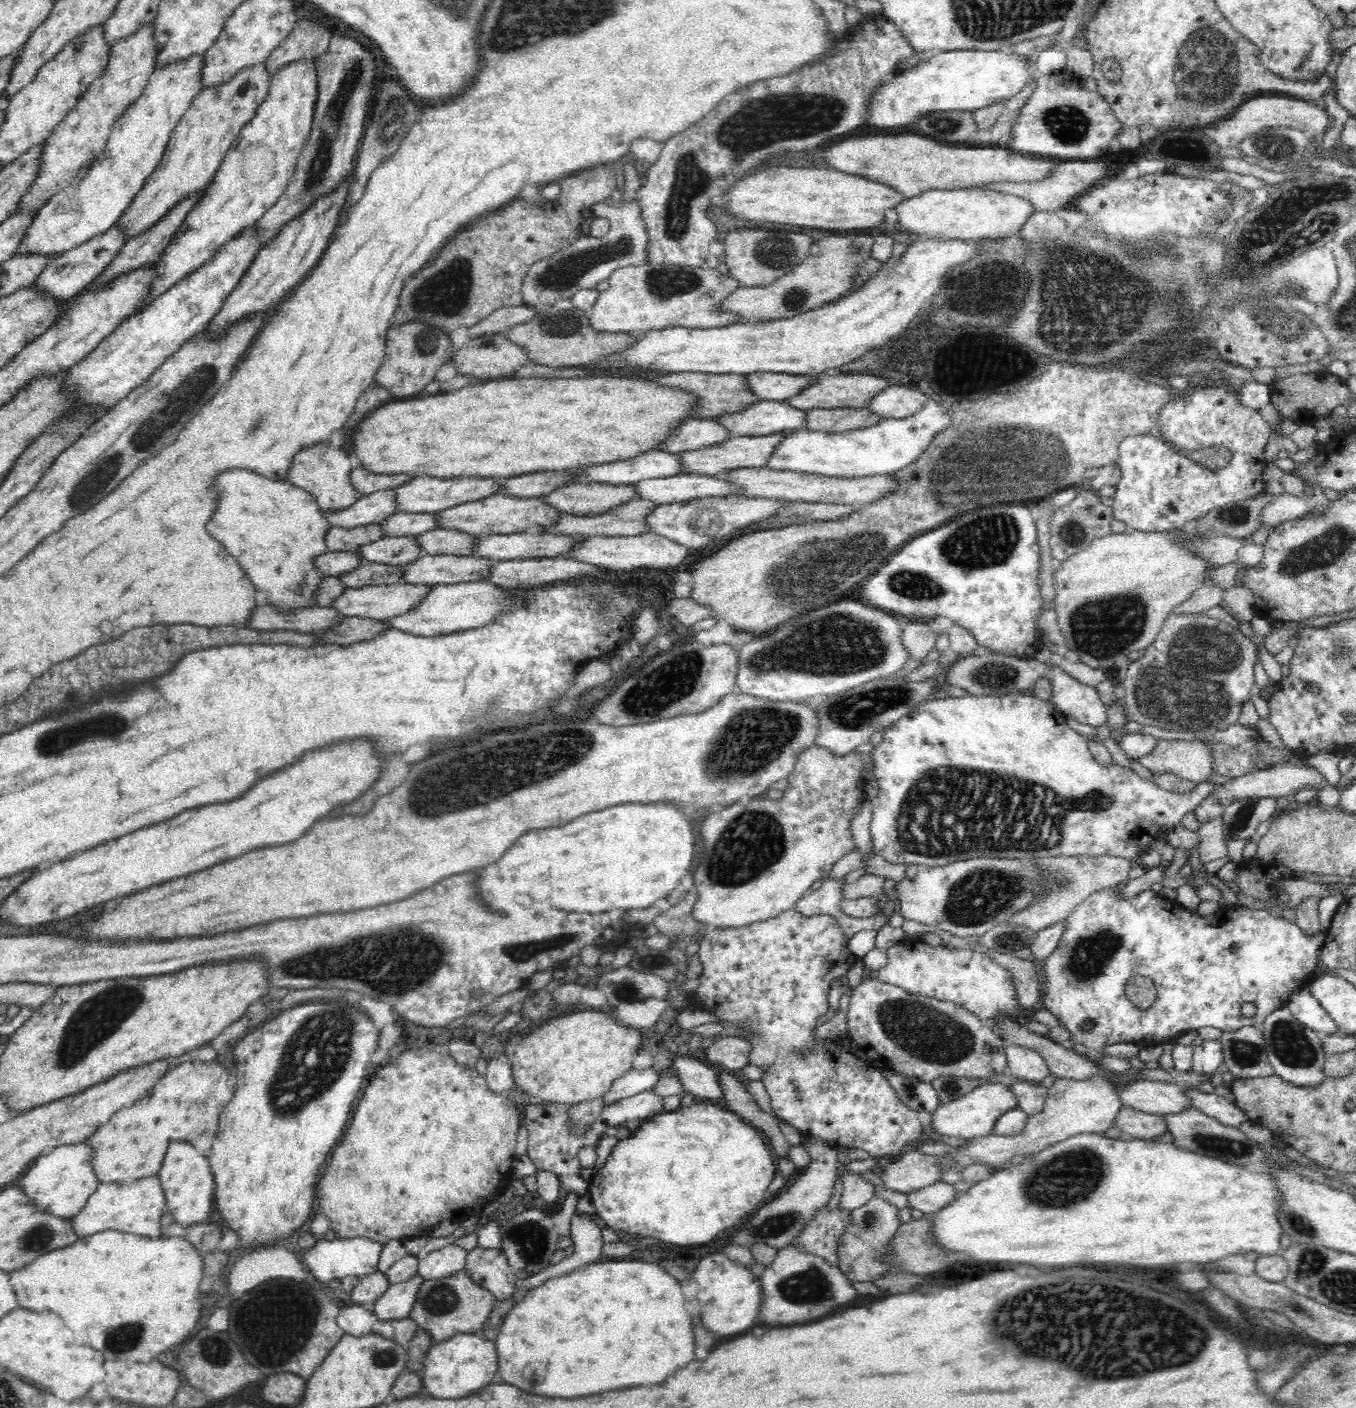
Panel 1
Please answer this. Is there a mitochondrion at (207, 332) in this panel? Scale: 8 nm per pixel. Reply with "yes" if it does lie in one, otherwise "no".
no

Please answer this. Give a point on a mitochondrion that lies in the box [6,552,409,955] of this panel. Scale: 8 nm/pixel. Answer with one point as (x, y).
(108, 722)

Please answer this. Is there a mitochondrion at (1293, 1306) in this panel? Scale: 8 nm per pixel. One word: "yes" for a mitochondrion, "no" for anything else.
yes

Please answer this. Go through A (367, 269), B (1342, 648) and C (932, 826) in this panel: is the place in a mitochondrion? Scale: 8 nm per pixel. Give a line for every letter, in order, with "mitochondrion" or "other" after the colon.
A: other
B: mitochondrion
C: mitochondrion

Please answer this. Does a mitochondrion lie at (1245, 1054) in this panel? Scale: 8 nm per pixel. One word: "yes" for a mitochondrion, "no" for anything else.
yes

